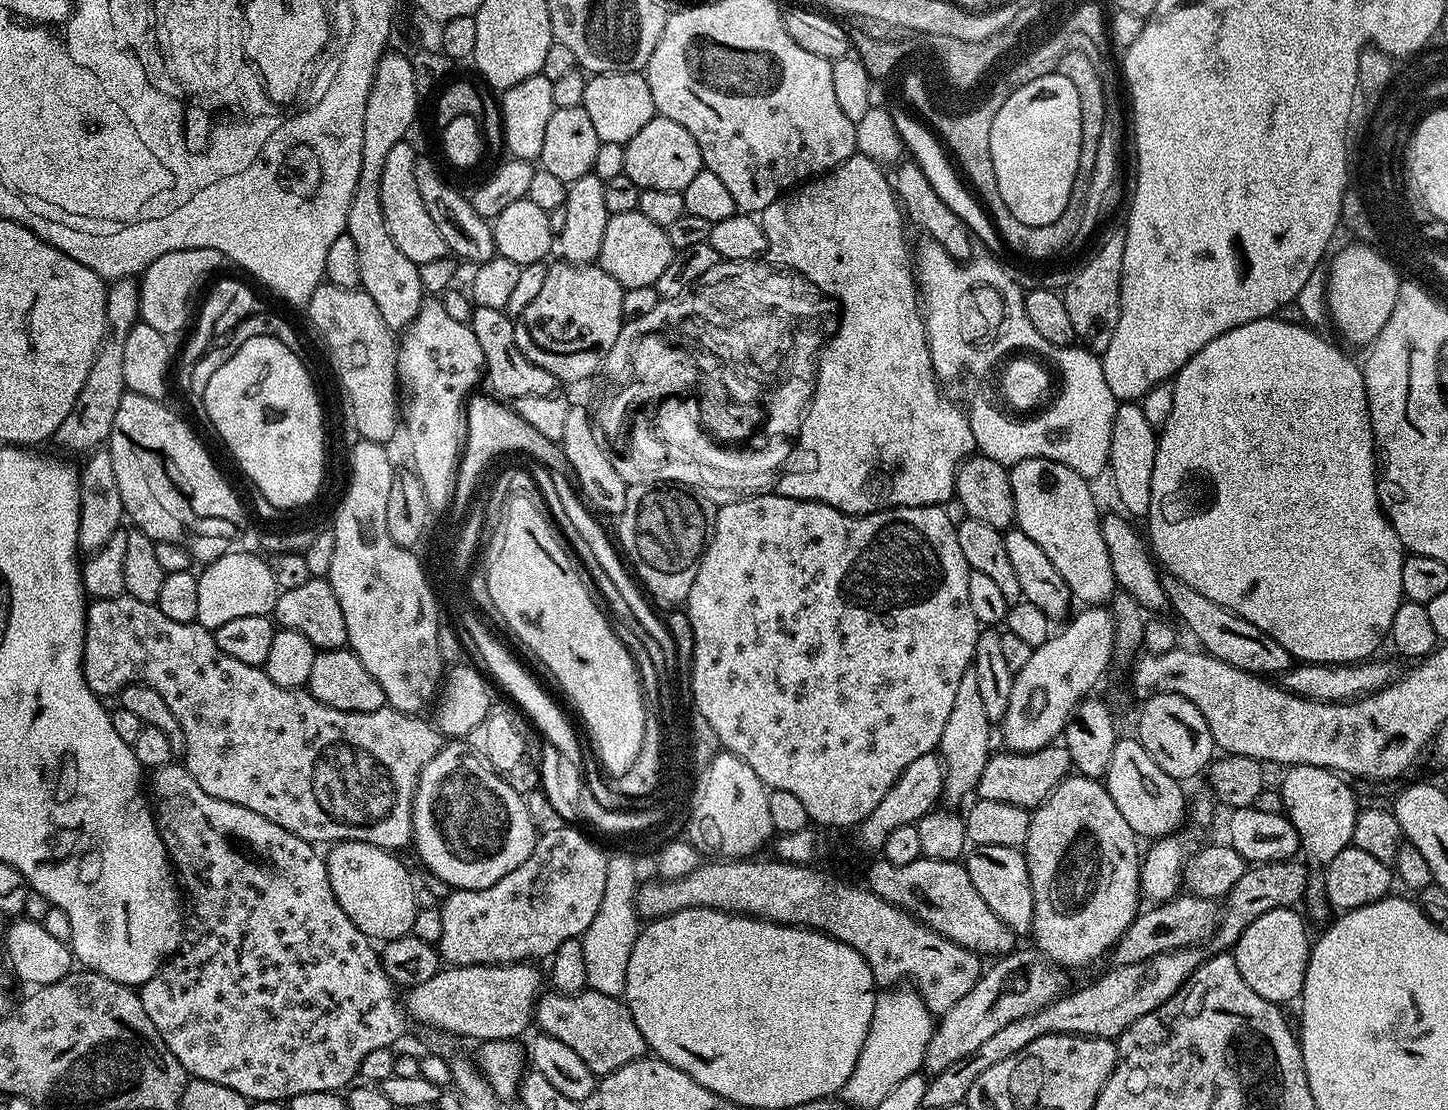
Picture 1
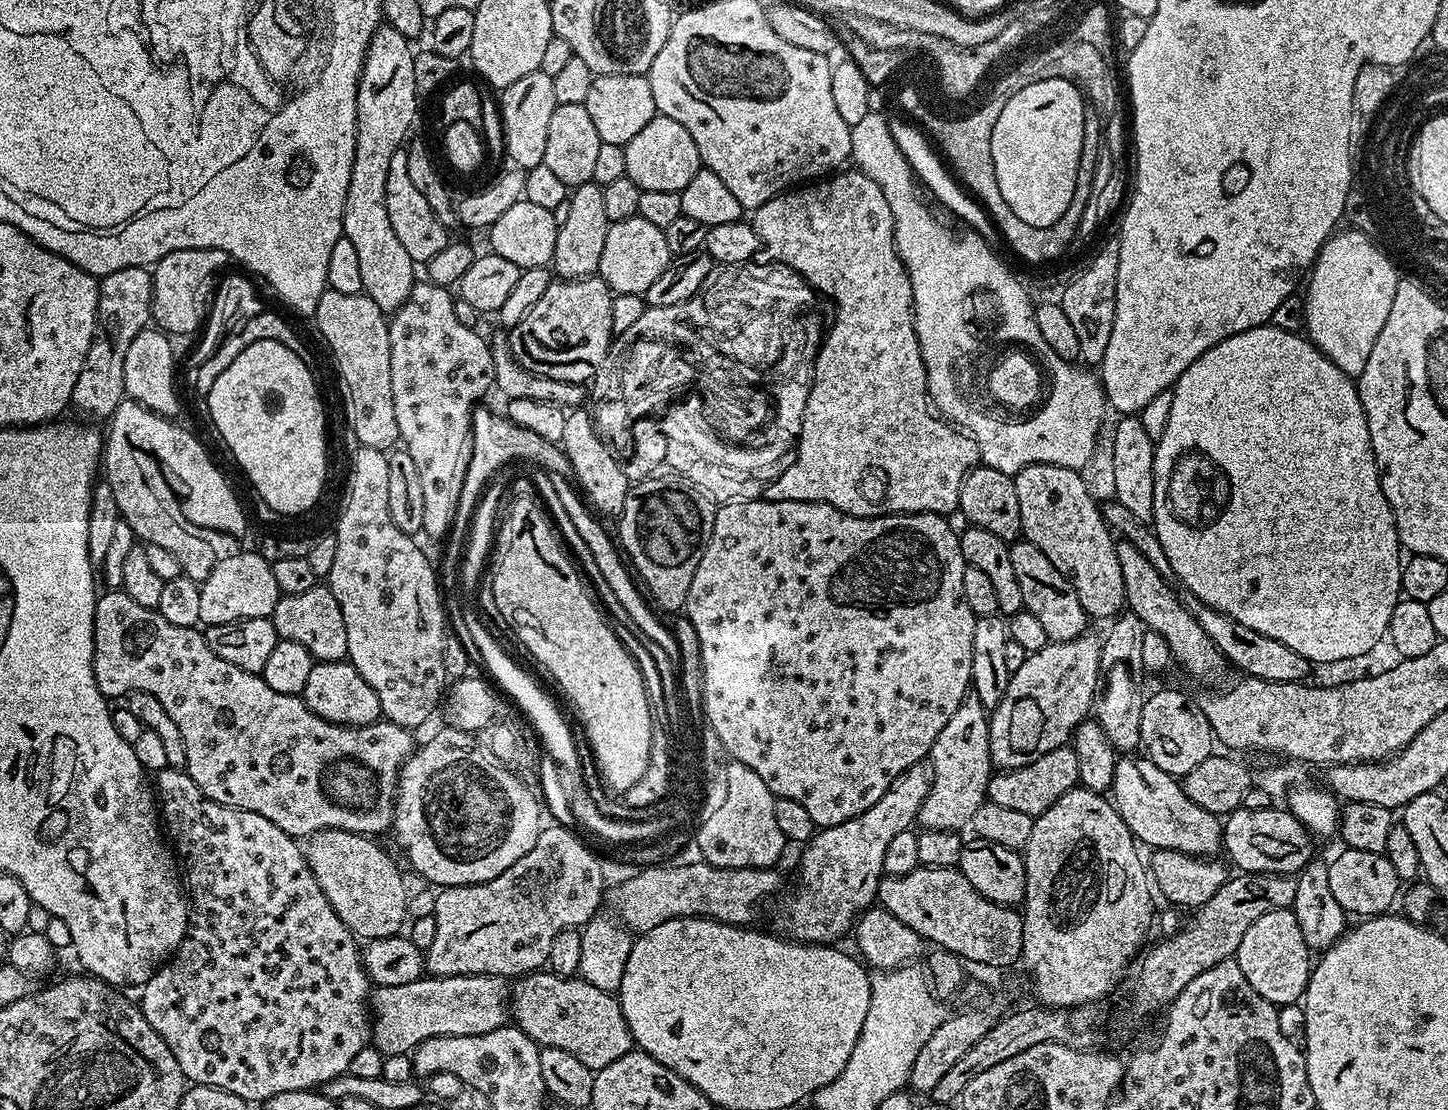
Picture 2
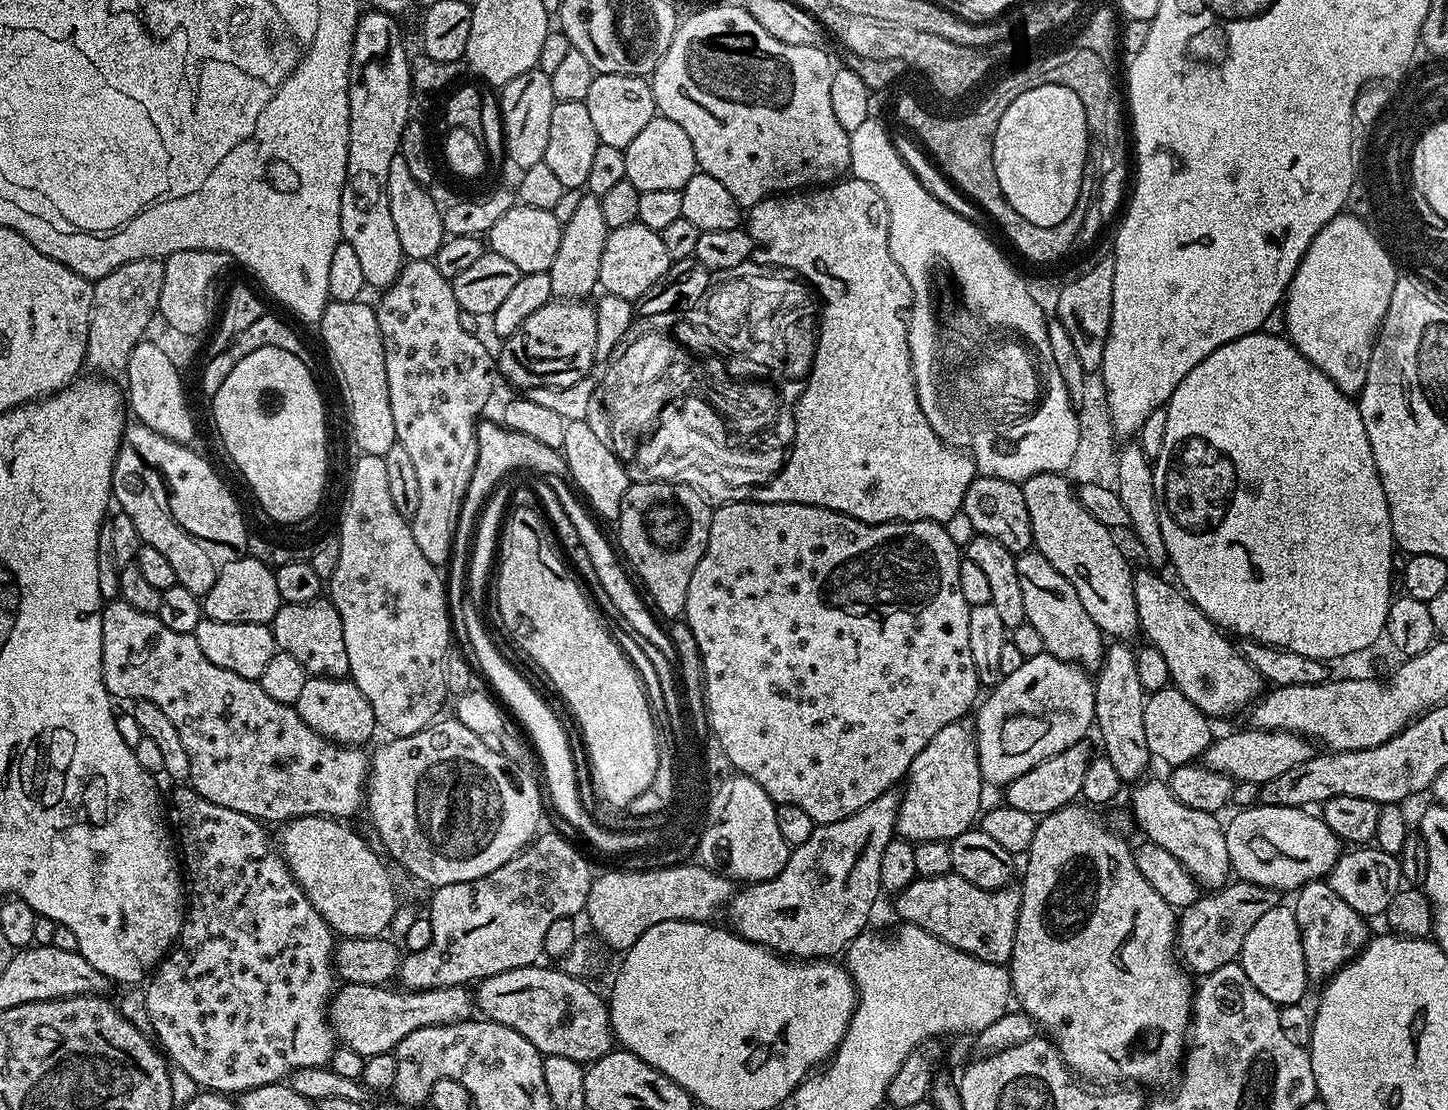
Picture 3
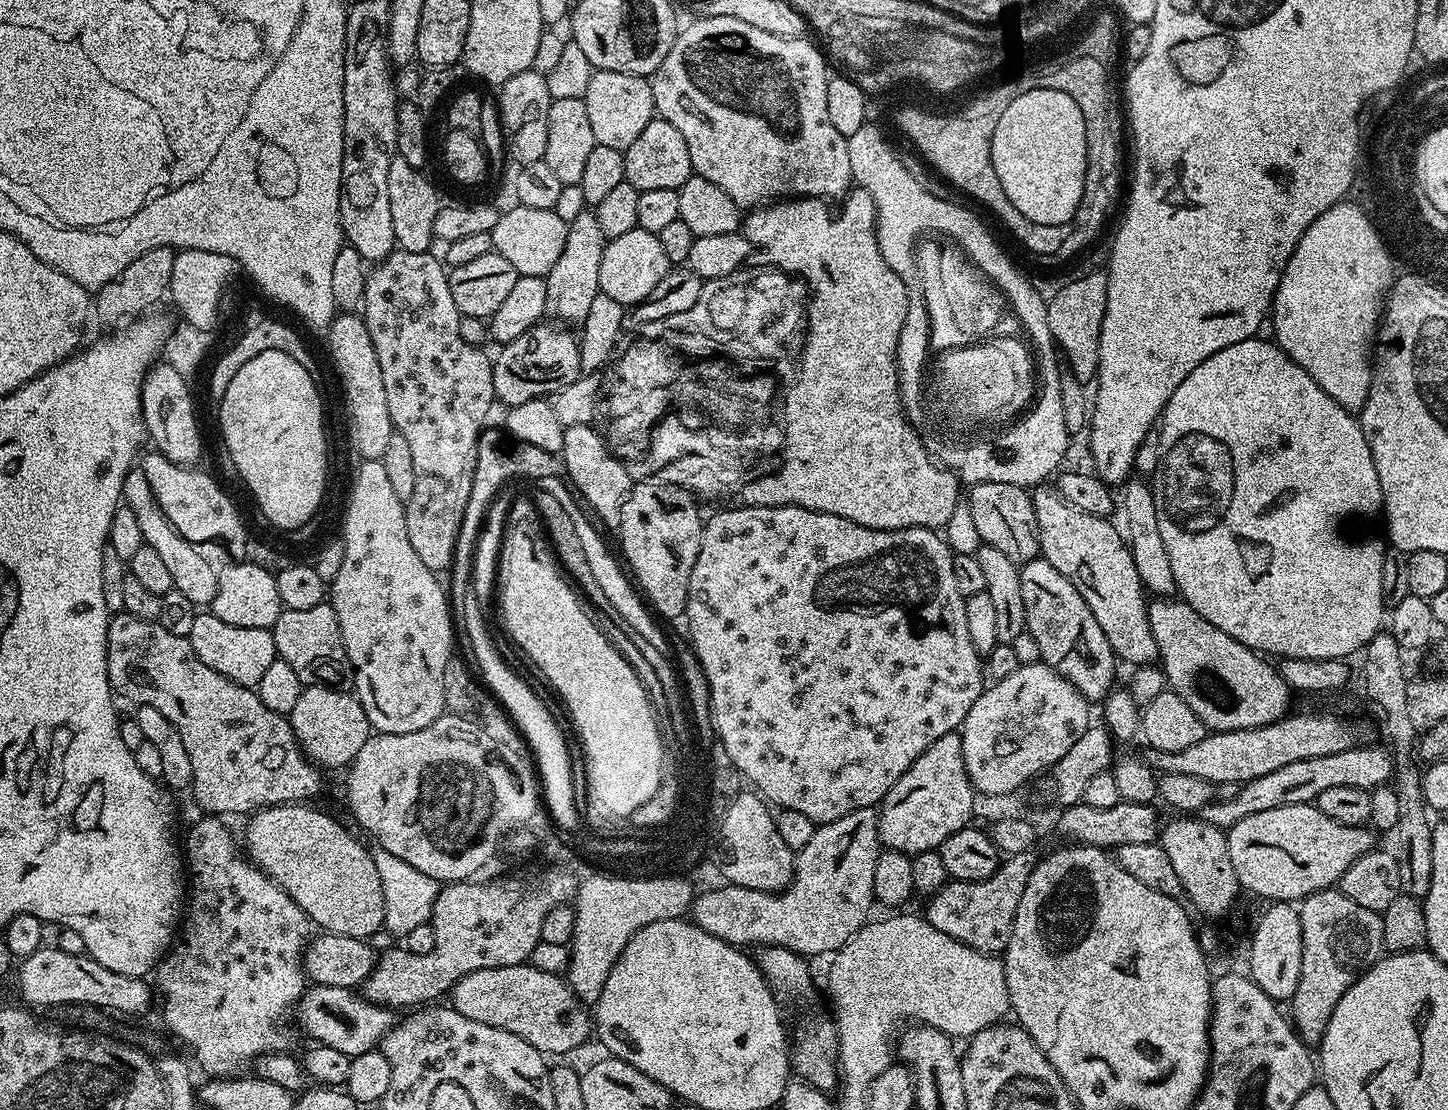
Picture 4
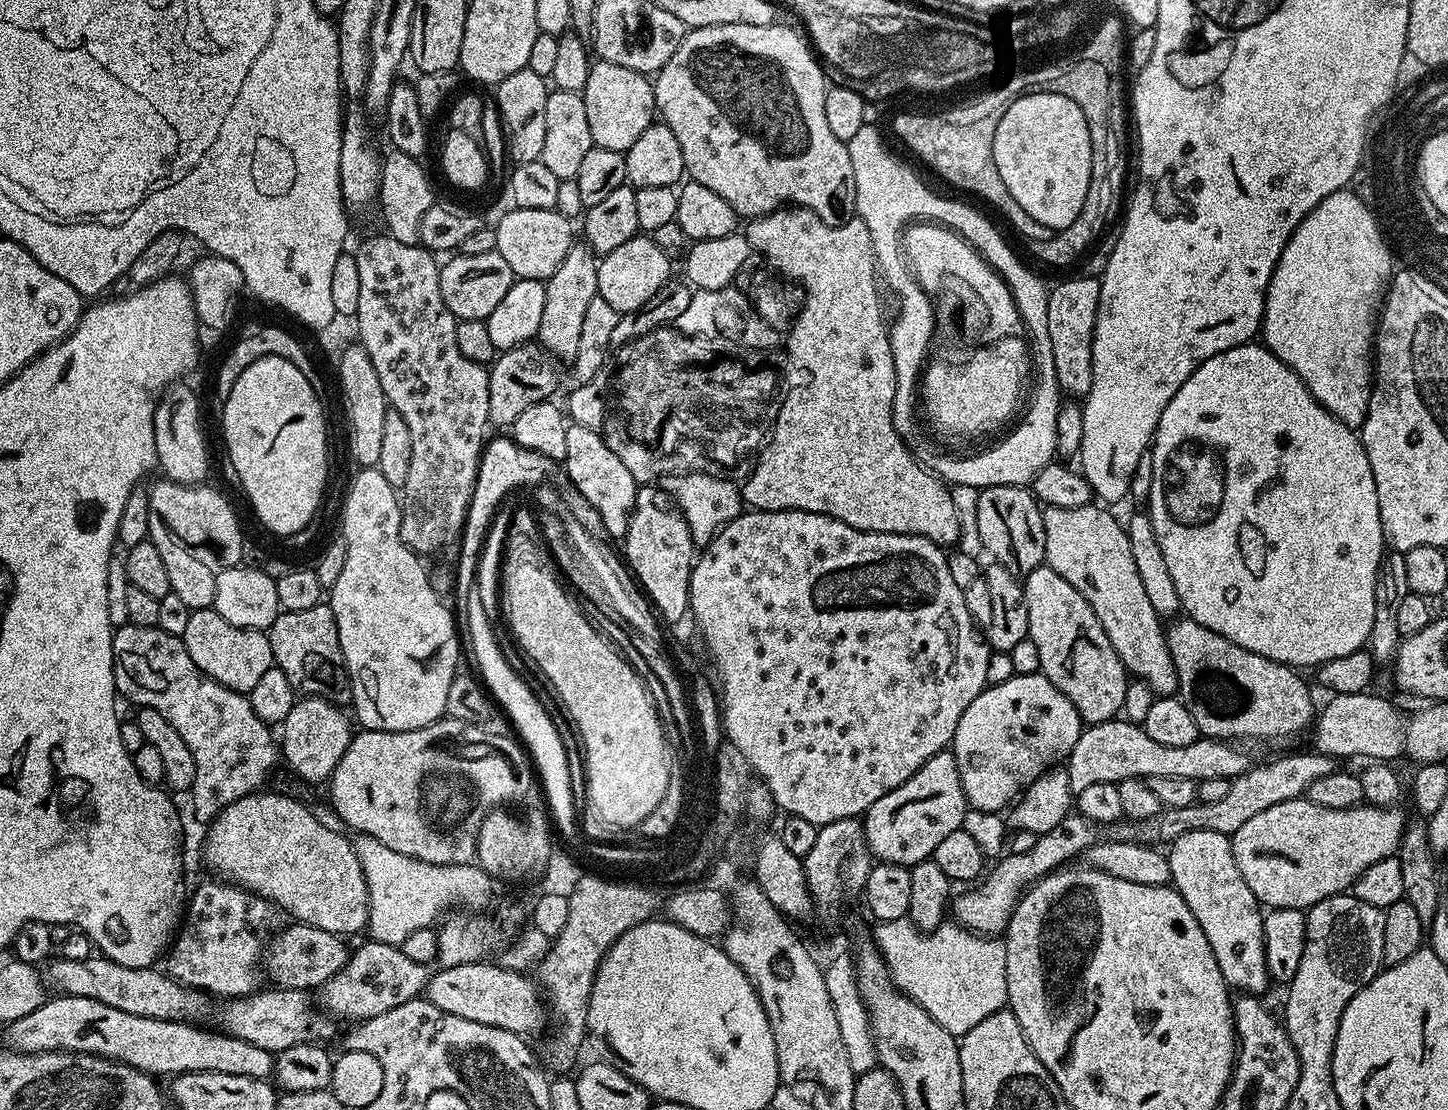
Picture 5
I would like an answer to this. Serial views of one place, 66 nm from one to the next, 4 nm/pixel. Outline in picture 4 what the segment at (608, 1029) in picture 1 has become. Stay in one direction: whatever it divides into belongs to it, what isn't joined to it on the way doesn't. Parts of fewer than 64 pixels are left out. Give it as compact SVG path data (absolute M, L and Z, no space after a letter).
M530 962L474 970L453 985L451 1007L458 1014L498 1030L506 1030L538 1051L560 1056L572 1052L593 1035L594 1020L589 1009L574 994L563 975L538 970Z

